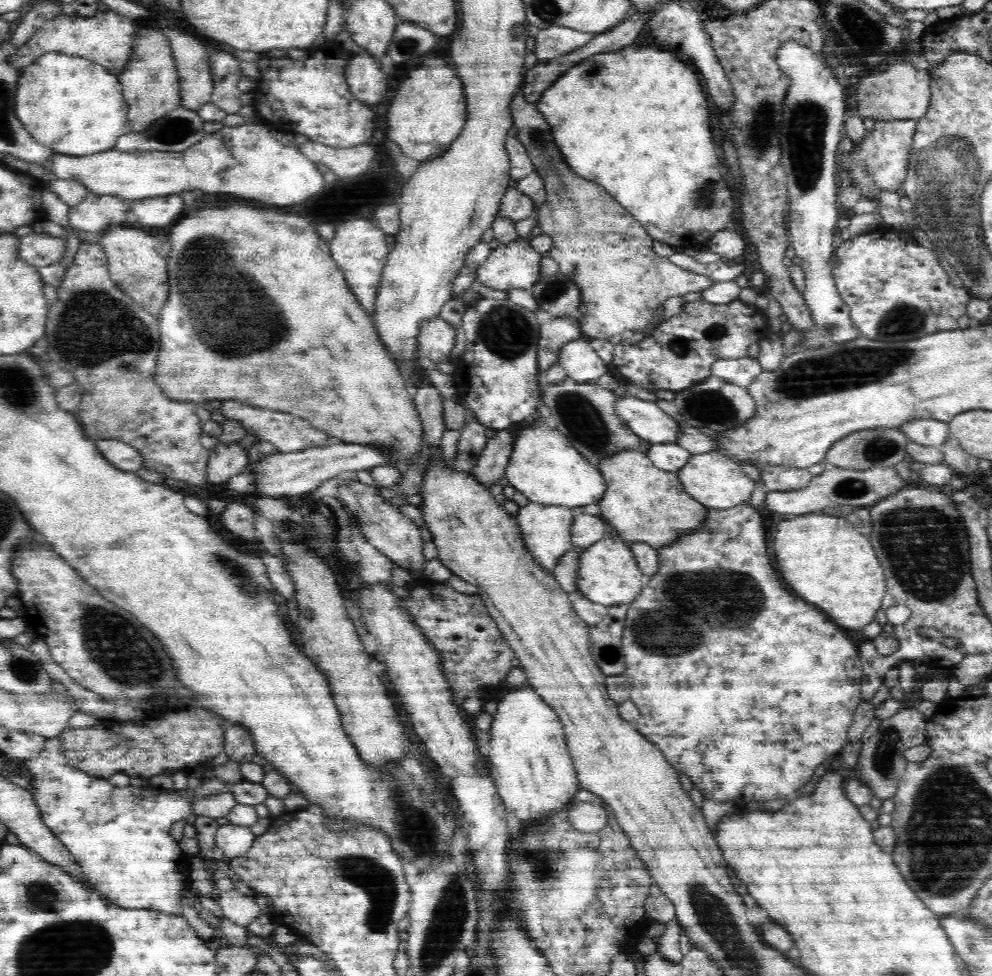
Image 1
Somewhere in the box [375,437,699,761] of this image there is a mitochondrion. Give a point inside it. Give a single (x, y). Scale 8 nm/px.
(609, 655)

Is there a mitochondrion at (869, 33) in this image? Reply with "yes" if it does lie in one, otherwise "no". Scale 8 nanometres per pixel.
yes

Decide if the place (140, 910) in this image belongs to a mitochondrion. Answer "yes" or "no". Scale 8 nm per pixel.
no

